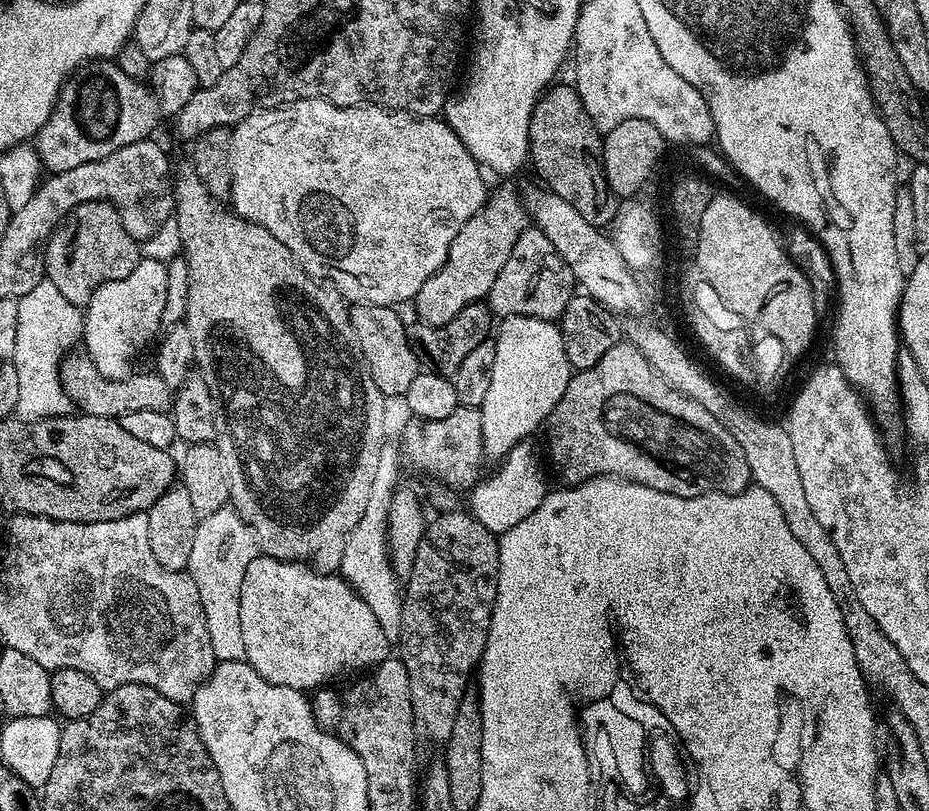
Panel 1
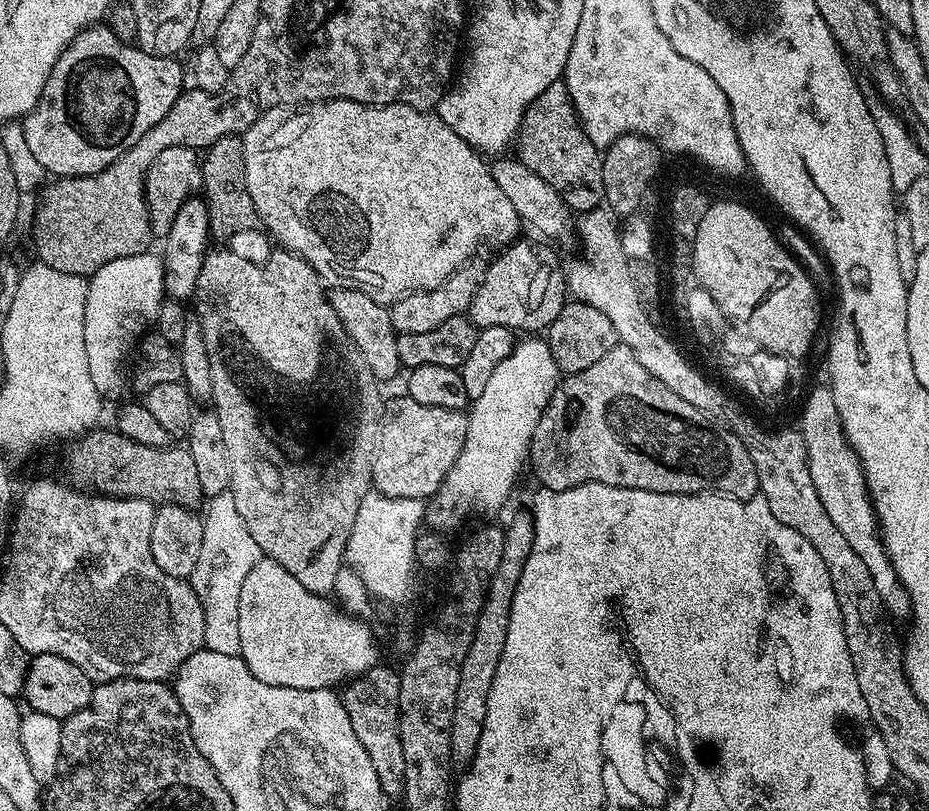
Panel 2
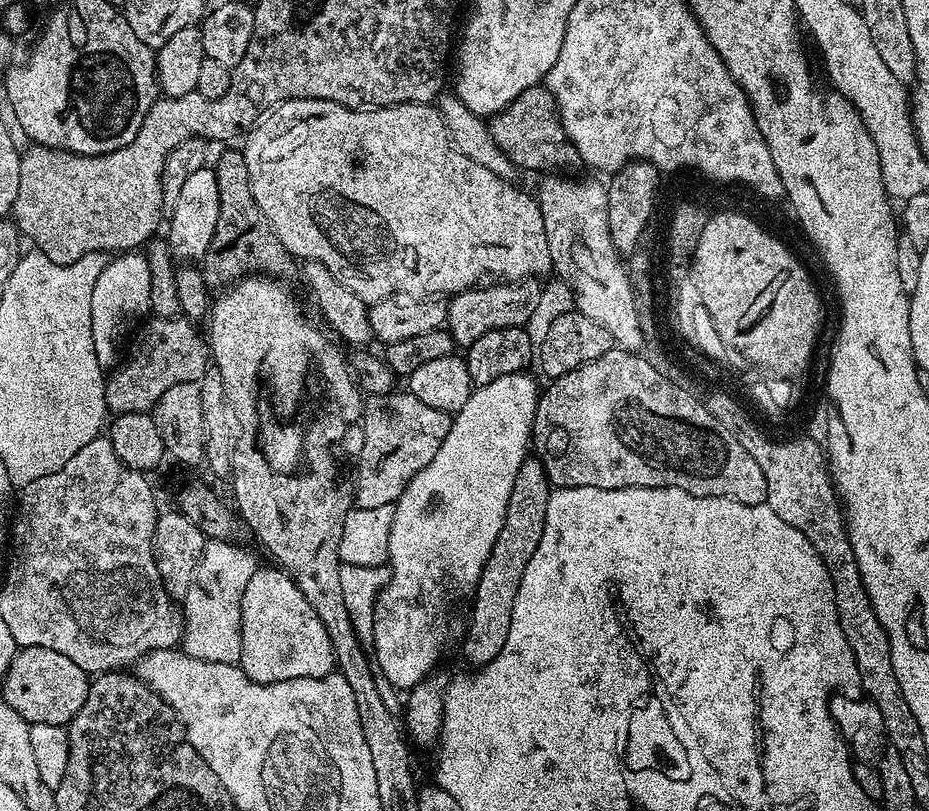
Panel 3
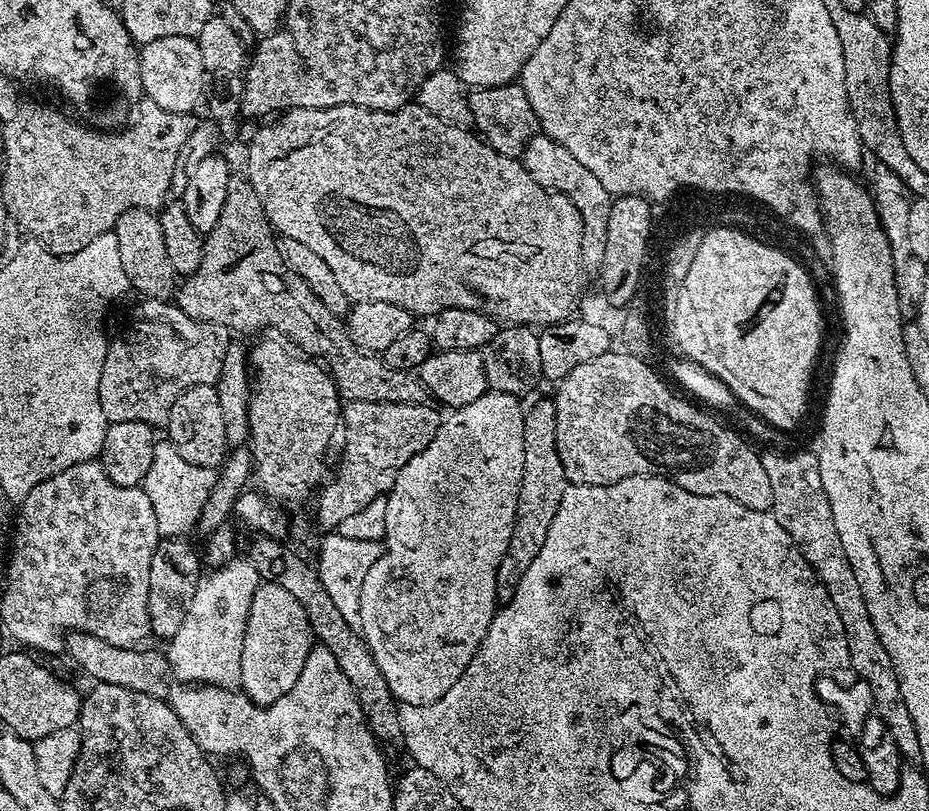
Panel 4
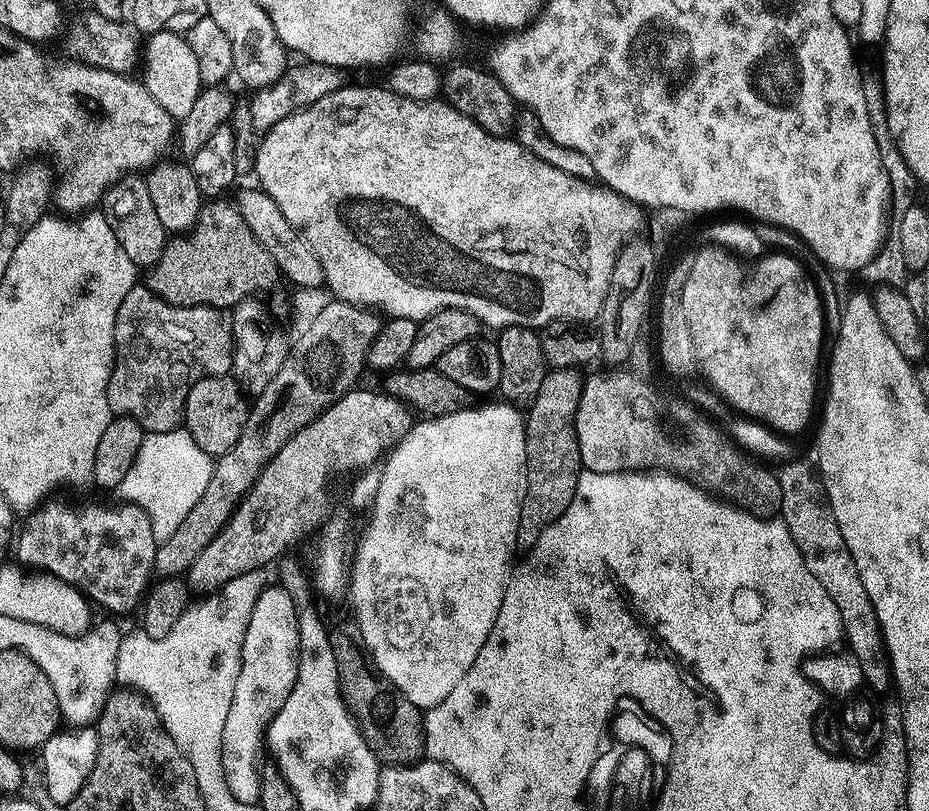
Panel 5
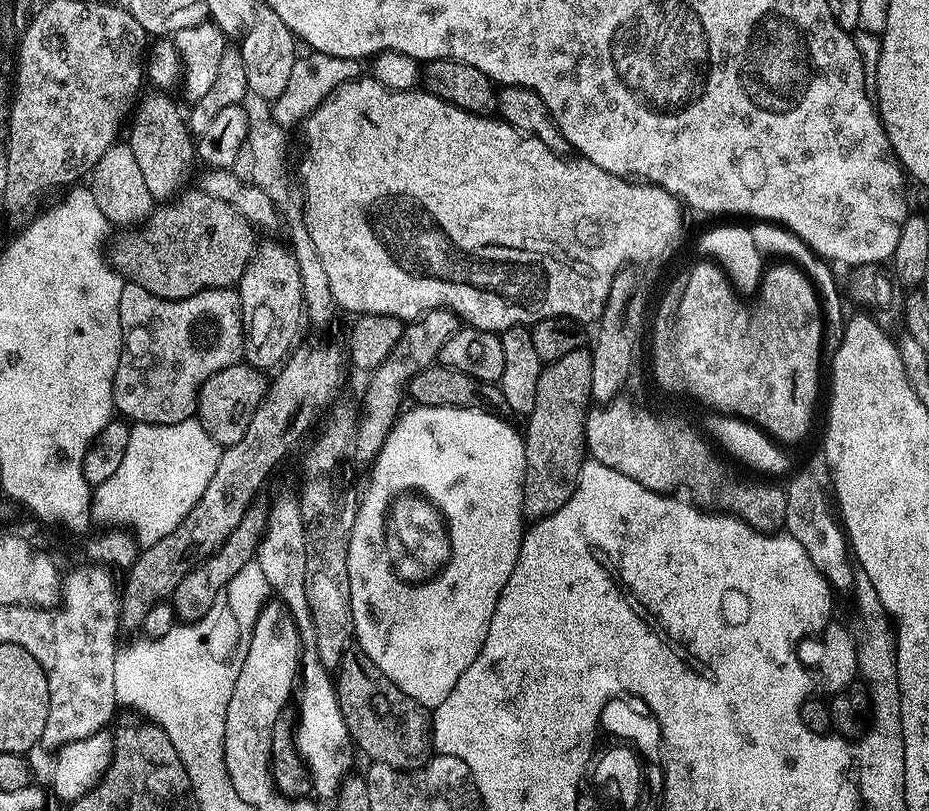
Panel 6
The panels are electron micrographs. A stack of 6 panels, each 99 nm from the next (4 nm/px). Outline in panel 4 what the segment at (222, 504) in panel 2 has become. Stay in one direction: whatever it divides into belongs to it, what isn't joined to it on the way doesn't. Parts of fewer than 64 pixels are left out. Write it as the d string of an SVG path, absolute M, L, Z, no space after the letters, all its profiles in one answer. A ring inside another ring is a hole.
M234 558L228 564L223 564L221 568L205 571L203 575L201 575L200 581L198 582L198 590L194 590L194 598L190 602L190 610L186 610L186 619L182 621L182 626L178 630L178 634L172 636L170 643L166 648L170 672L177 681L191 682L201 686L213 684L216 688L230 689L235 689L237 685L239 685L240 671L242 670L242 642L244 641L244 635L246 634L246 622L248 621L248 615L250 614L250 602L254 602L254 590L258 590L258 586L261 582L258 570L254 570L254 566L247 558Z

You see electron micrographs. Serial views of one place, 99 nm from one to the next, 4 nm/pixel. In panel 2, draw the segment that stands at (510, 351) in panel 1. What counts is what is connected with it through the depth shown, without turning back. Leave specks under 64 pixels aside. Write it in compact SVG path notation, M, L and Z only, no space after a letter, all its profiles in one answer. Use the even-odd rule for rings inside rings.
M524 338L517 343L510 358L494 369L482 394L471 401L462 450L442 486L426 504L429 529L456 528L467 516L494 515L507 502L520 471L525 471L534 426L538 426L538 418L542 418L542 410L546 410L562 376L547 339L532 339L536 338Z

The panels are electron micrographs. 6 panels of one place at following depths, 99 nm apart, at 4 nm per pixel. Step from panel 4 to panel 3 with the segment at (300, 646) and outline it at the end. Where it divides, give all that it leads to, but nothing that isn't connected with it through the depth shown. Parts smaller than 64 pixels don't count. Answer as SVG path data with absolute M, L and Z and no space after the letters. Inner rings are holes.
M257 567L254 578L250 578L250 583L246 585L246 594L242 594L242 654L239 667L256 686L271 686L274 682L286 682L290 678L325 676L333 671L336 662L326 626L322 626L322 618L314 614L310 602L306 602L302 590L298 590L291 576L279 567L271 567Z

